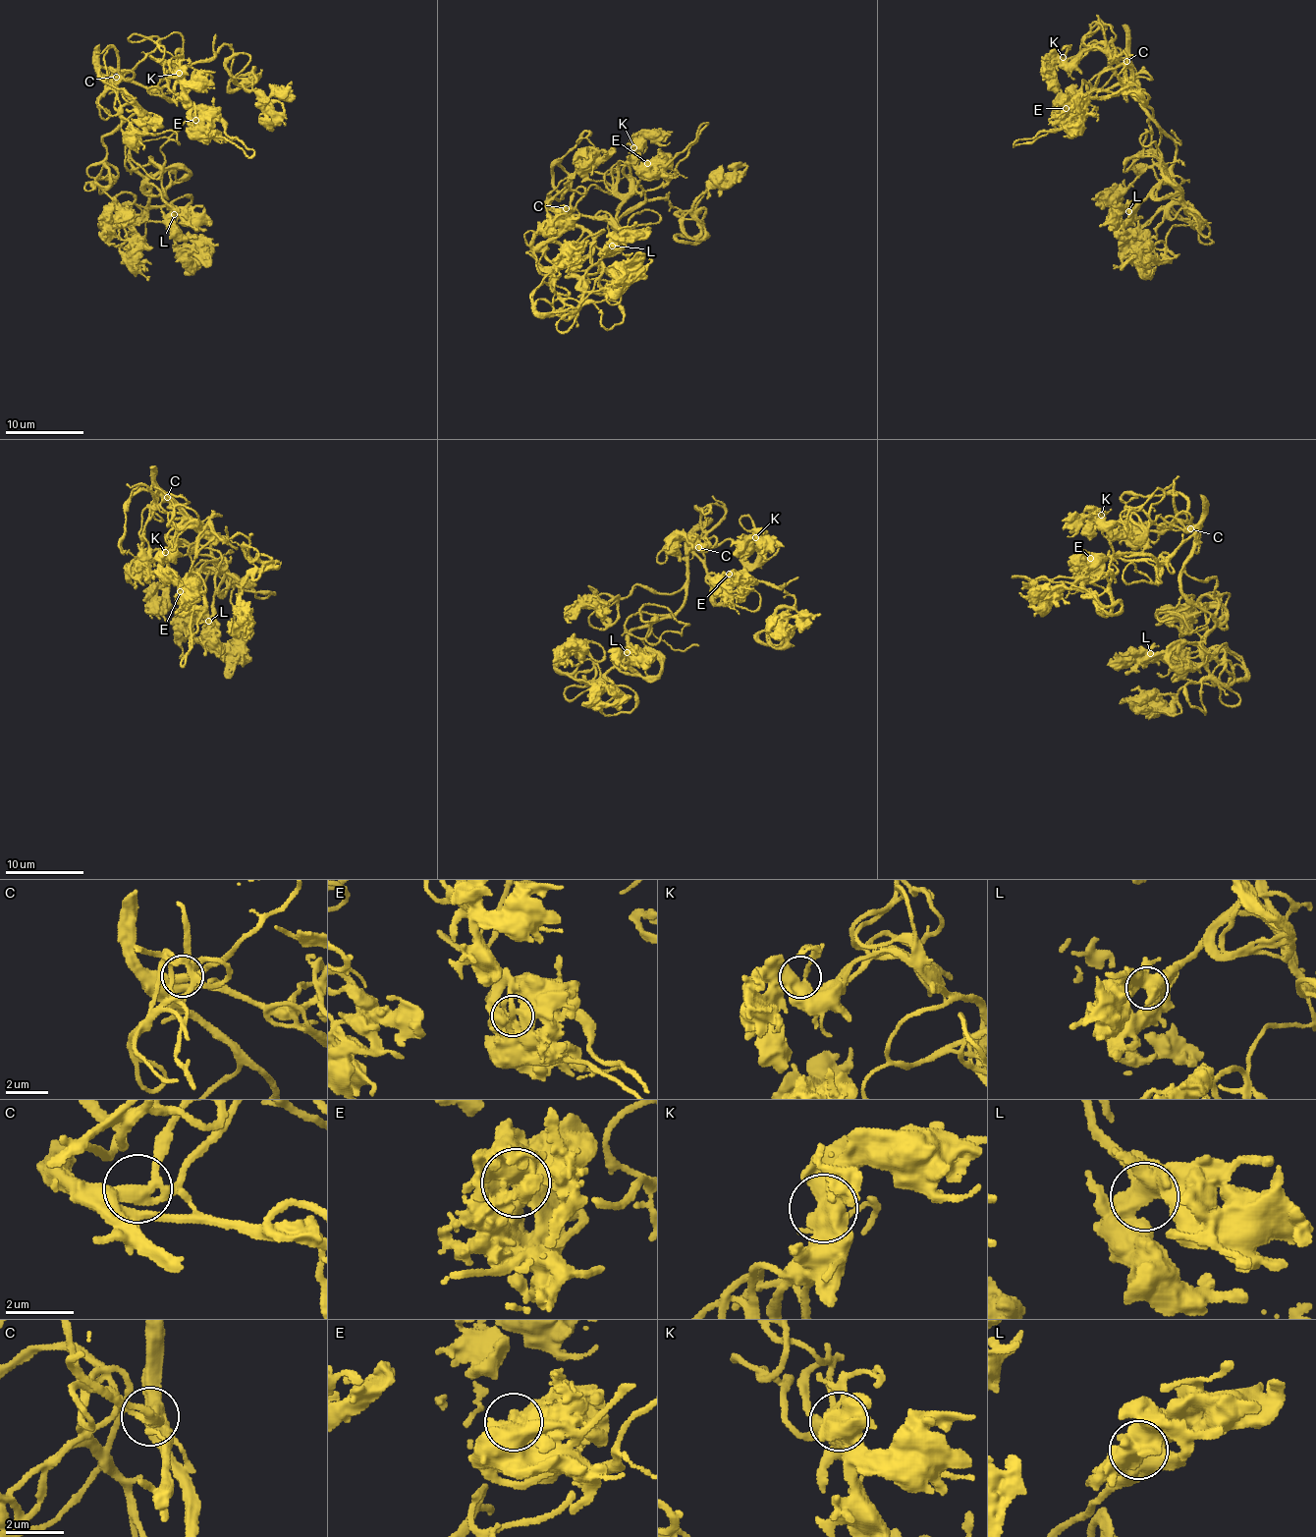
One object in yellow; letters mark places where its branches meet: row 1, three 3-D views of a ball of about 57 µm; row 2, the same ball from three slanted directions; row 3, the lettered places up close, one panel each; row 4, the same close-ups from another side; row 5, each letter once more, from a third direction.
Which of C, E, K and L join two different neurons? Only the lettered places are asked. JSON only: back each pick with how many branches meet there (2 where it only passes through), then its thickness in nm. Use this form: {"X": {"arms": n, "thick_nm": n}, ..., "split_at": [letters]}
{"split_at": []}

